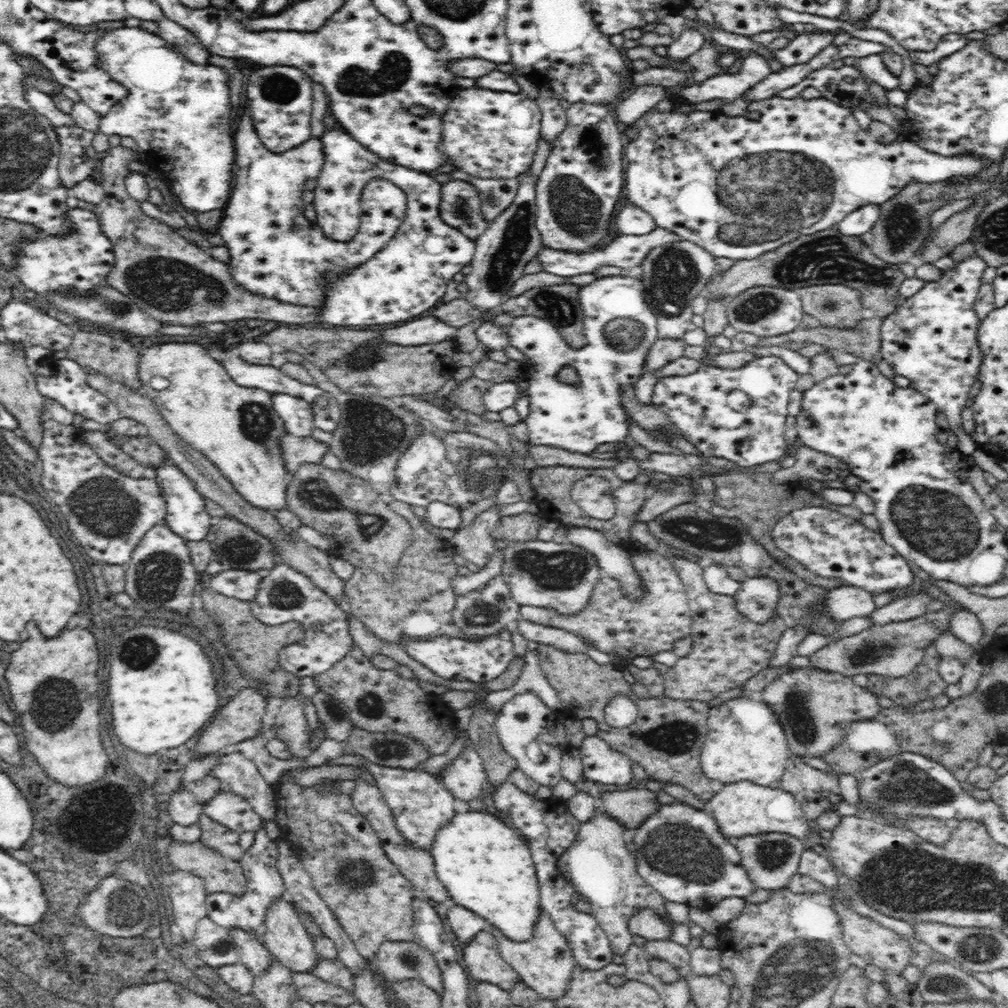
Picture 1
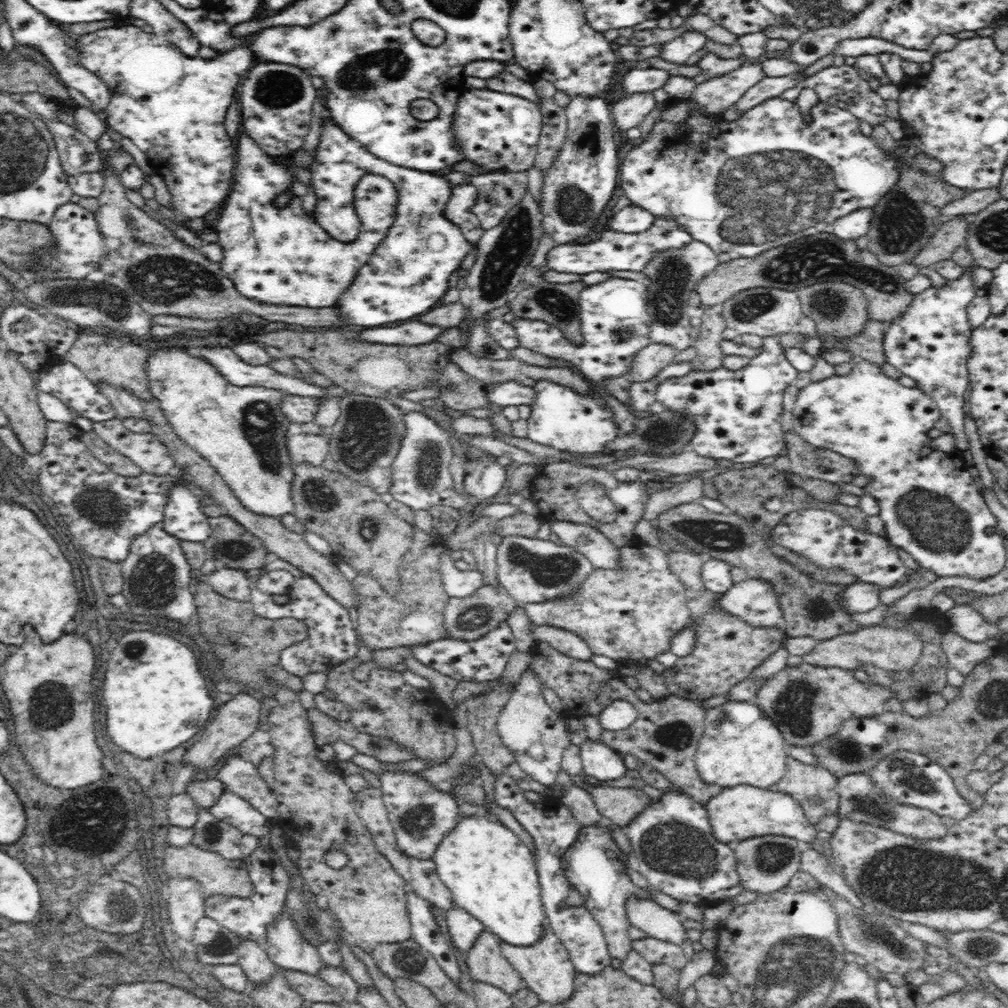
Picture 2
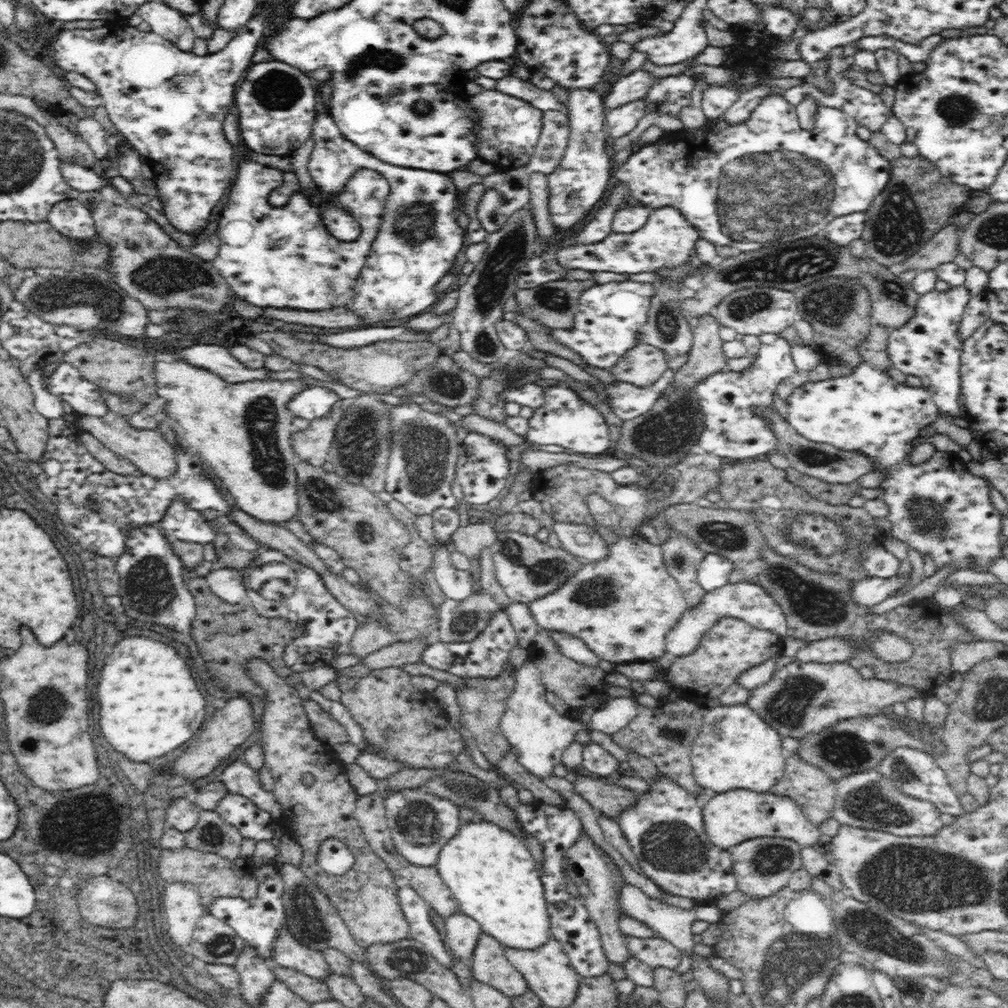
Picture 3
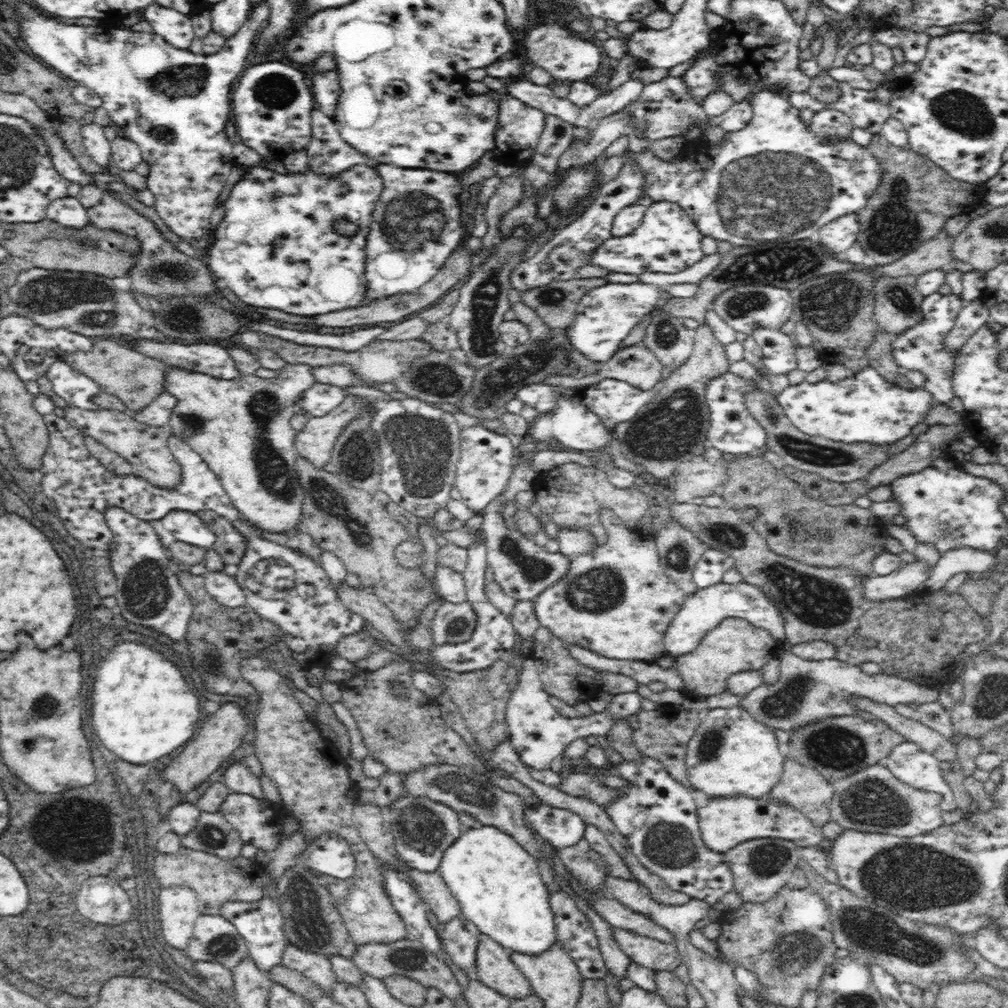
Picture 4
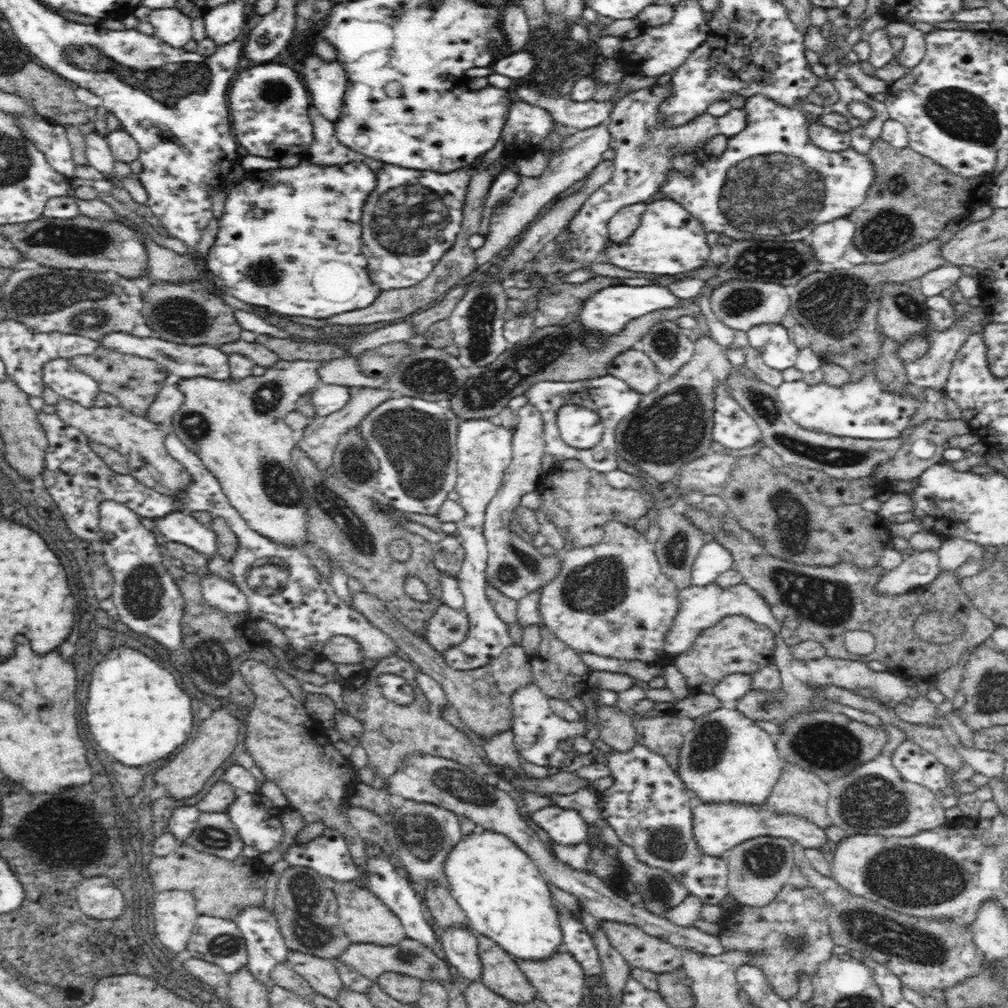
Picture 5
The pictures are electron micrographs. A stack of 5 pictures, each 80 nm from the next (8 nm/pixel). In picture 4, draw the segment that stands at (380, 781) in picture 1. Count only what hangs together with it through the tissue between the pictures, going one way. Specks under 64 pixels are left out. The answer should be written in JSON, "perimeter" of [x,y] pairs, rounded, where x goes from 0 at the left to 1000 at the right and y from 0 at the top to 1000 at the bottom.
{"perimeter":[[[400,789],[391,794],[384,803],[385,814],[389,818],[388,828],[397,853],[405,861],[416,865],[434,866],[440,845],[457,829],[459,820],[452,806],[444,798]]]}

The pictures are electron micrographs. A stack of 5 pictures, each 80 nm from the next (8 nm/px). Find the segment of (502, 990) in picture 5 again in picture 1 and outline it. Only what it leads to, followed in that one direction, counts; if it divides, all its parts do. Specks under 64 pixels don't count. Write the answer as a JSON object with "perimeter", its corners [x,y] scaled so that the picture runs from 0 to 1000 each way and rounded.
{"perimeter":[[[487,925],[472,927],[459,940],[459,948],[470,974],[491,976],[503,983],[516,974],[514,965],[498,951]]]}

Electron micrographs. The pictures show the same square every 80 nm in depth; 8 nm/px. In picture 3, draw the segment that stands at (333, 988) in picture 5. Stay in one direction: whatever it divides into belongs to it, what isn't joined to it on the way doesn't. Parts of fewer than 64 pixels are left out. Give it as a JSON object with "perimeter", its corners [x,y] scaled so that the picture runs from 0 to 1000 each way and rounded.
{"perimeter":[[[280,919],[270,940],[269,955],[273,958],[292,961],[304,968],[323,973],[329,965],[318,943],[304,940],[291,927]]]}

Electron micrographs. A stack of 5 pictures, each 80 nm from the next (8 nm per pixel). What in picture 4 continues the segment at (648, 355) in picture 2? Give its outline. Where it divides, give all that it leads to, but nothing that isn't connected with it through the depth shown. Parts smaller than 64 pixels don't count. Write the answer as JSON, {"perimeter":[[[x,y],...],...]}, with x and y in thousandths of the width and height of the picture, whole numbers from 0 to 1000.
{"perimeter":[[[635,341],[614,347],[607,356],[596,360],[595,364],[594,369],[587,372],[579,371],[575,374],[548,372],[539,381],[574,386],[607,375],[621,379],[637,388],[643,388],[649,386],[661,371],[660,365],[651,356],[651,352]]]}

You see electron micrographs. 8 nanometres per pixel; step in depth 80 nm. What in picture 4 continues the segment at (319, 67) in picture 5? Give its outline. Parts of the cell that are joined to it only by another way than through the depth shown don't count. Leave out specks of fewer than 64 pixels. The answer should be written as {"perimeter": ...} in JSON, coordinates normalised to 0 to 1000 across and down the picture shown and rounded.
{"perimeter":[[[333,67],[324,71],[312,70],[308,86],[313,107],[317,108],[323,115],[330,116],[335,93],[337,93],[337,82],[335,82],[335,75],[333,75]]]}

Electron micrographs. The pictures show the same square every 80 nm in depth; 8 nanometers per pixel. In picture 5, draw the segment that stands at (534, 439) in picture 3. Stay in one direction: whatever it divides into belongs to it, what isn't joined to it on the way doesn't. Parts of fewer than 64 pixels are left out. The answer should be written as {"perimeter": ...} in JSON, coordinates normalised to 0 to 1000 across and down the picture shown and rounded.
{"perimeter":[[[571,401],[556,405],[552,425],[558,437],[574,449],[590,448],[600,429],[596,414],[589,407]]]}

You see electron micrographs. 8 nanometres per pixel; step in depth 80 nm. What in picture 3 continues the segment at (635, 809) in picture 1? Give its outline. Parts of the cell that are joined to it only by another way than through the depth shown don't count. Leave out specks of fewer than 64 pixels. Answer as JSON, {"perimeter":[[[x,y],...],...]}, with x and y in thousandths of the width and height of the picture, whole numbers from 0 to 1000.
{"perimeter":[[[576,767],[568,776],[571,788],[580,792],[595,807],[613,813],[612,810],[632,795],[634,787],[615,781],[607,776]]]}

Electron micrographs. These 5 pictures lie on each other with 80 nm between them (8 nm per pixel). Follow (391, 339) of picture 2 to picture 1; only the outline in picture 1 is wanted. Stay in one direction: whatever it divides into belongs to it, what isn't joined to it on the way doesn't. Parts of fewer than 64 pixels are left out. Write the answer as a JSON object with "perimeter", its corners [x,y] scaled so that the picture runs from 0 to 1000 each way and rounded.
{"perimeter":[[[428,313],[402,319],[400,322],[380,327],[379,338],[396,343],[418,343],[423,341],[435,341],[452,334],[450,323],[444,323],[436,315]]]}

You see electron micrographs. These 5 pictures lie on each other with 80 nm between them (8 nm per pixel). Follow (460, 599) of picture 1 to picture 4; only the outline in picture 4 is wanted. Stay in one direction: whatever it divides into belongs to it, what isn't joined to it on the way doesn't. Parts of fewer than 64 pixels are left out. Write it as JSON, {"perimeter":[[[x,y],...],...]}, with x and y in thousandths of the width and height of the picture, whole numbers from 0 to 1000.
{"perimeter":[[[462,595],[456,599],[441,596],[428,615],[428,633],[433,641],[462,638],[471,622],[471,607]]]}

